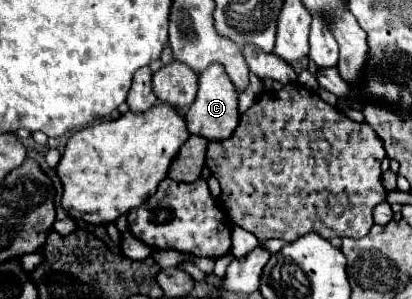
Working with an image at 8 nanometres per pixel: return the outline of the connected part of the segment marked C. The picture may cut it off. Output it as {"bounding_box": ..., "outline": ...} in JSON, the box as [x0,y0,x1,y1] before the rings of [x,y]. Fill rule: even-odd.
{"bounding_box":[185,64,239,142],"outline":[[[211,64],[207,70],[199,74],[199,92],[195,102],[185,112],[185,122],[189,134],[205,136],[209,142],[213,140],[225,140],[233,134],[233,130],[239,124],[239,112],[237,112],[237,90],[233,88],[233,82],[225,74],[221,64]]]}

